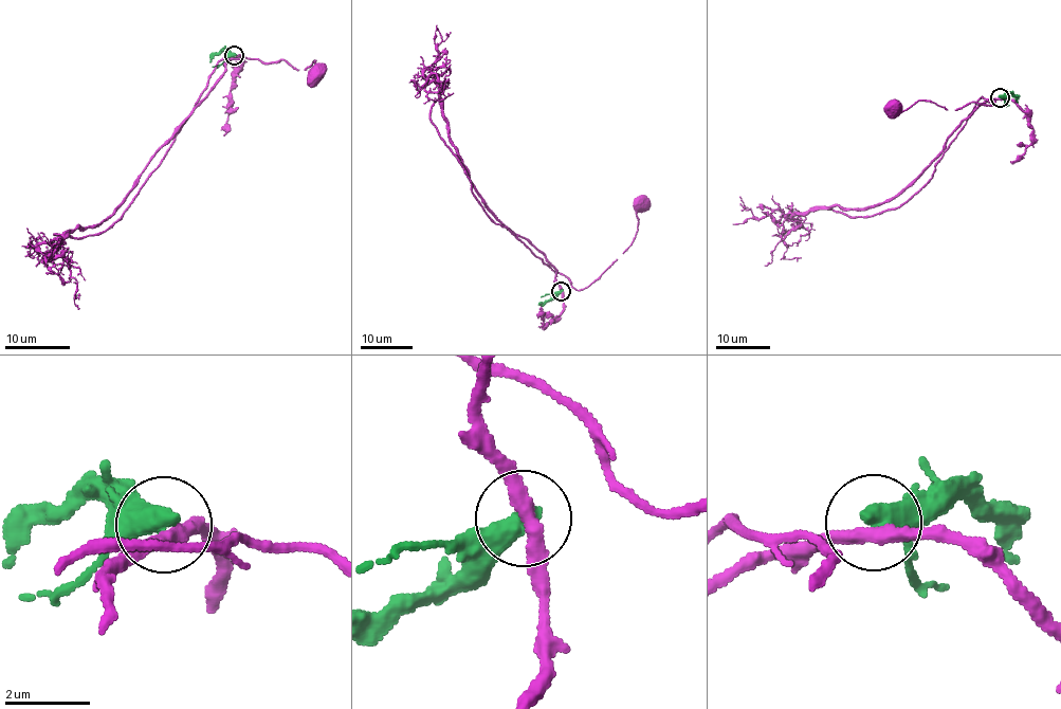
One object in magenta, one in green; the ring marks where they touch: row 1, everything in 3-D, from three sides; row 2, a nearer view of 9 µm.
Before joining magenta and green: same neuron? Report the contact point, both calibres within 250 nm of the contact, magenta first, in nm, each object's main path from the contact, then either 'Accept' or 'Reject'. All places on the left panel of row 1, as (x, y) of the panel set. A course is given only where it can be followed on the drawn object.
Place: (234, 55). Thickness 340 nm (magenta) against 550 nm. Course of magenta: (234, 56), (179, 132), (222, 59), (287, 61), (304, 70), (314, 61), (316, 76). Course of green: (234, 55), (216, 53), (211, 62). Reject

